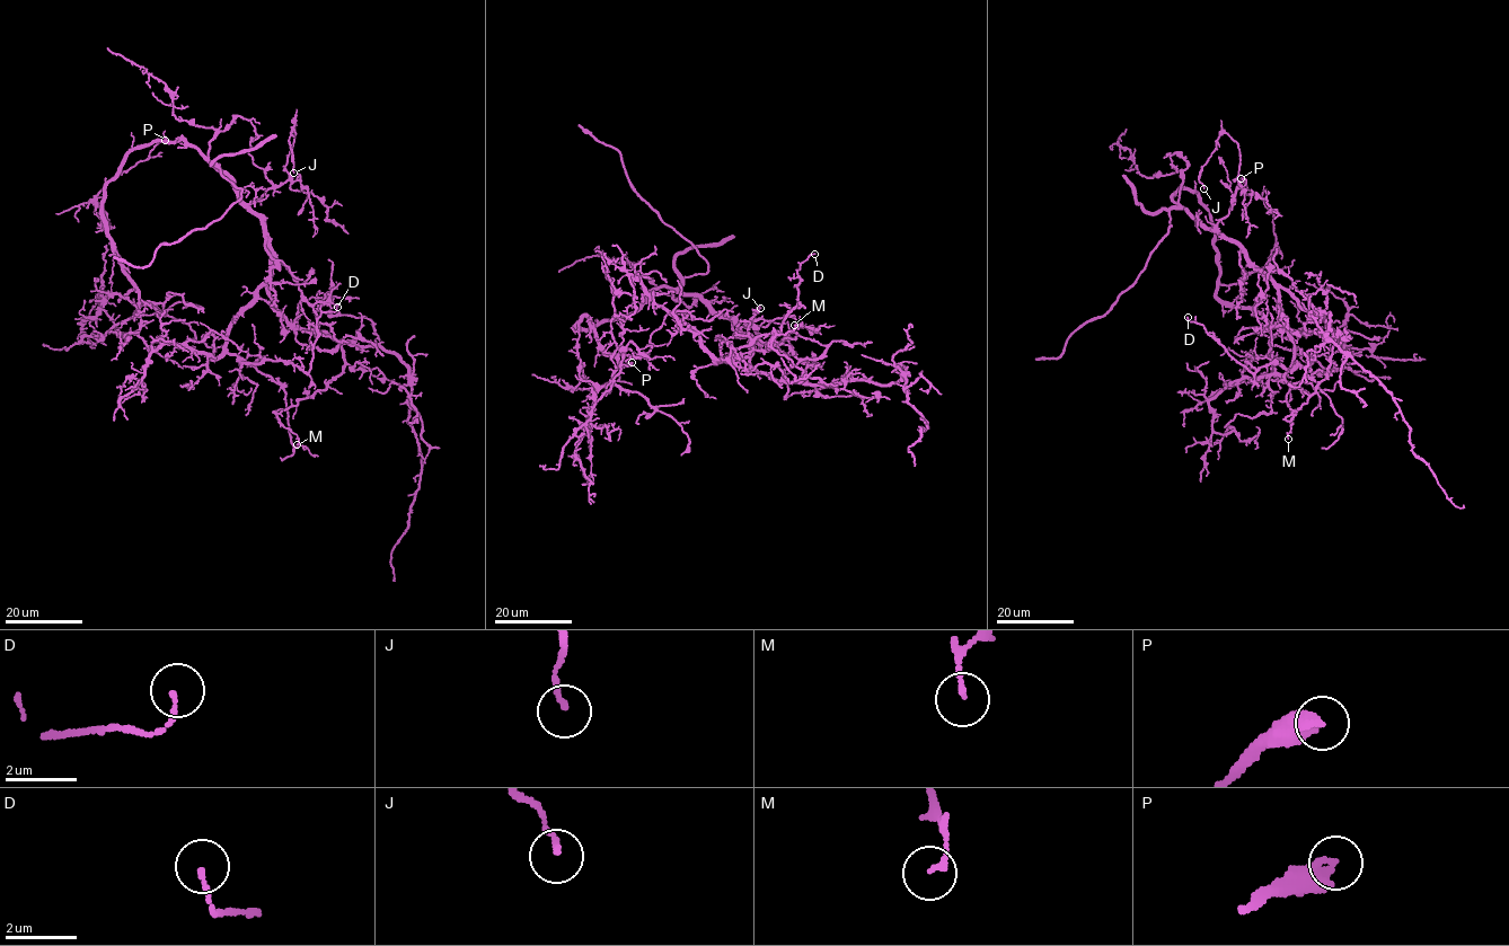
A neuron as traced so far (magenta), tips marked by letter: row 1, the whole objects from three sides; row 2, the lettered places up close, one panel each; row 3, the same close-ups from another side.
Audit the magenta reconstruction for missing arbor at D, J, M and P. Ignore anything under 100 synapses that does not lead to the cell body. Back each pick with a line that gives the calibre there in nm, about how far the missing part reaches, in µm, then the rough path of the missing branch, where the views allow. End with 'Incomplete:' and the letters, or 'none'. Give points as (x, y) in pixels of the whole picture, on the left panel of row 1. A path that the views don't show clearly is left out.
Incomplete: none

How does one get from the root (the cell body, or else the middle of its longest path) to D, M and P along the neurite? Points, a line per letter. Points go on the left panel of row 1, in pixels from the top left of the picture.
D: (247, 206), (263, 220), (268, 277), (231, 325), (227, 351), (308, 372), (317, 319), (337, 307)
M: (247, 206), (267, 236), (274, 306), (290, 324), (332, 335), (344, 362), (325, 389), (276, 412), (297, 444)
P: (247, 206), (194, 148), (153, 141), (133, 148), (108, 183), (103, 229), (106, 212), (96, 195), (165, 140)

